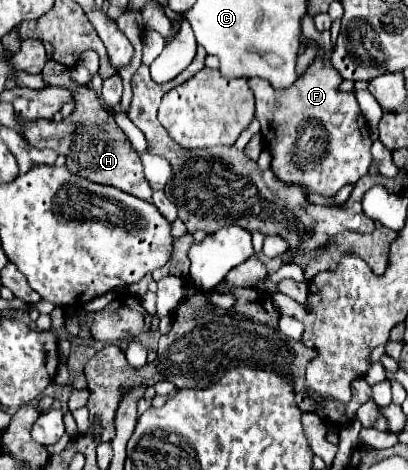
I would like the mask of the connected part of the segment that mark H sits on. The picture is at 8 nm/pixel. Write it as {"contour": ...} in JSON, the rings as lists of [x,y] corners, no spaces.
{"contour":[[[51,60],[45,64],[41,76],[45,76],[45,80],[51,80],[51,86],[67,88],[71,92],[71,96],[75,96],[75,100],[73,100],[75,110],[71,112],[71,116],[63,118],[61,122],[55,122],[55,120],[27,122],[27,120],[23,120],[23,138],[39,150],[51,148],[57,154],[63,154],[67,158],[65,168],[71,174],[89,178],[91,182],[97,182],[97,184],[115,186],[141,200],[151,200],[153,190],[143,176],[143,164],[141,164],[139,152],[131,146],[125,132],[117,126],[113,114],[101,104],[99,96],[91,88],[91,84],[75,82],[71,78],[71,68],[63,68],[63,64],[57,64]]]}

